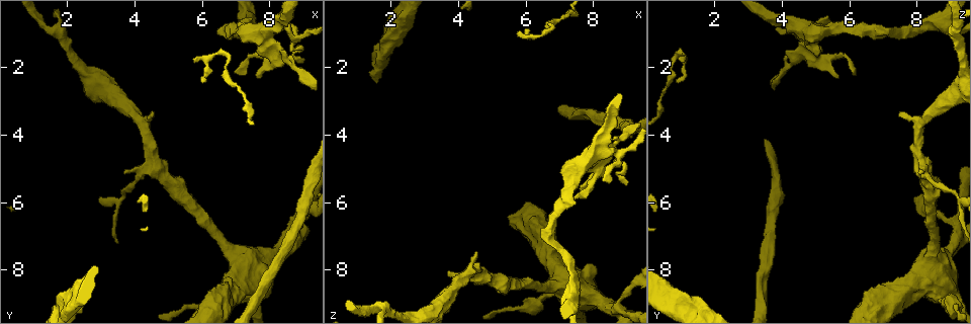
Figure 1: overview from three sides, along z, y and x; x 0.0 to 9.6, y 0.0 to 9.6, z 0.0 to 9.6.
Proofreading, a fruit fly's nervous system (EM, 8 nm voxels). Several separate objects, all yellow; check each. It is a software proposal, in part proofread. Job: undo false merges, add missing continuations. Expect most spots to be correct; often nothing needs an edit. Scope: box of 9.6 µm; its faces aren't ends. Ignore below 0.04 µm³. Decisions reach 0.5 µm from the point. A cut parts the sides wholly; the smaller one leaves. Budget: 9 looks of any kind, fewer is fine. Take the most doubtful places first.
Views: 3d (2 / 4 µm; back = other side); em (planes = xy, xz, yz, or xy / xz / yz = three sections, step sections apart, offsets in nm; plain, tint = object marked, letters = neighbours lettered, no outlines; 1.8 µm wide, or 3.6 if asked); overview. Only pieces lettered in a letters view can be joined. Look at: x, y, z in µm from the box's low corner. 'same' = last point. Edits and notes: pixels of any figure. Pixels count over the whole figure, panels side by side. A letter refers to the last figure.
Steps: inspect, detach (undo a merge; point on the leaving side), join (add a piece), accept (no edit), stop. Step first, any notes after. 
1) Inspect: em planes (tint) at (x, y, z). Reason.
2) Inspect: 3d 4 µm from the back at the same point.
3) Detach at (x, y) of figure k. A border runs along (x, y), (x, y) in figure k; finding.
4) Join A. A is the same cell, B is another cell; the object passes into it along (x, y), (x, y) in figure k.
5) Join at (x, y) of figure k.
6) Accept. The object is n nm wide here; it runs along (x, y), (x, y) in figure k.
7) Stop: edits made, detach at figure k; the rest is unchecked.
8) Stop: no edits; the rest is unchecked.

Inspect: 3d 4 µm at (8.55, 0.90, 4.50).

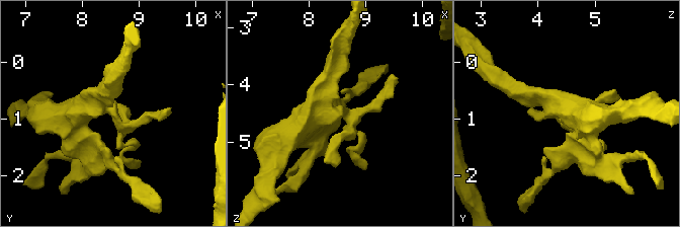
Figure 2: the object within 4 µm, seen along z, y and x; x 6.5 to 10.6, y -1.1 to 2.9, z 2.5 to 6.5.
Inspect: em 3.6 µm yz step 4 (tint) at (8.50, 0.80, 4.45). Shape alone is not enough.

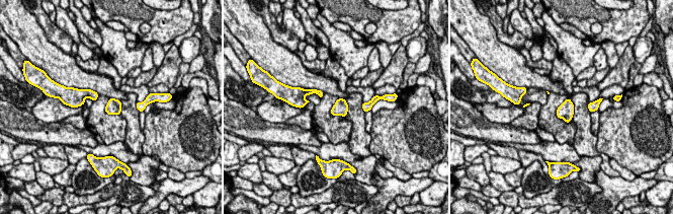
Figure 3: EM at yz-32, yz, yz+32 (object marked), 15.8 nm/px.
Inspect: em 3.6 µm planes (letters) at the same point.

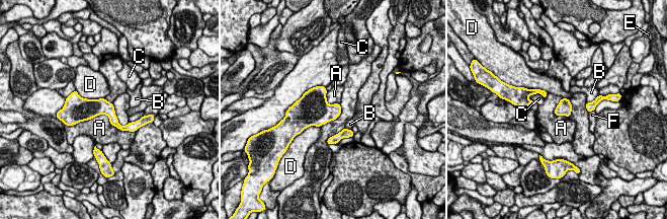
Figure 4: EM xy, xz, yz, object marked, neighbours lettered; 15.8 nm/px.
Accept. The object is 240 nm wide here; A, B, C, D, E and F are other cells; a border runs along (75, 124), (105, 115), (133, 132) in figure 4; continuous, no second neuron.

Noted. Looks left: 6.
Inspect: 3d 4 µm at (8.80, 6.55, 9.00). Sudden change in width.

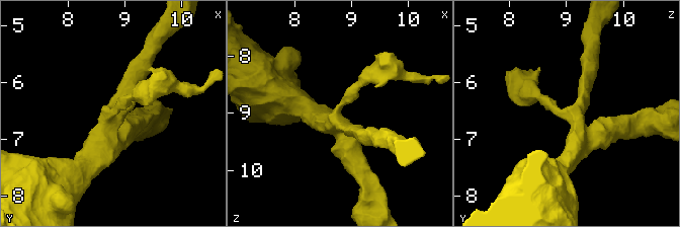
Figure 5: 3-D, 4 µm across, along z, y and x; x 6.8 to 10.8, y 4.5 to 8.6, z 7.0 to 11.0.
Inspect: em 3.6 µm planes (letters) at (8.75, 6.50, 9.05). 3 arms meet here; the arms are 190, 220, 320 nm wide; shape alone is not enough.

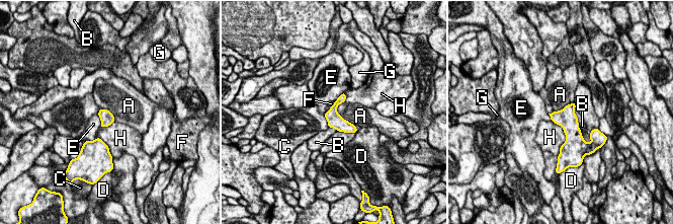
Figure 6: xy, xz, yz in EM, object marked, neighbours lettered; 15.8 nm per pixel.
Accept. A, B, C, D, E, F, G and H are other cells; a border runs along (340, 102), (337, 112), (355, 125) in figure 6; continuous, no second neuron.

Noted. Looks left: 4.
Inspect: 3d 4 µm at (2.15, 9.00, 0.70).

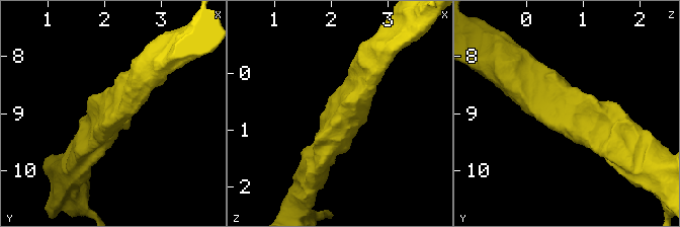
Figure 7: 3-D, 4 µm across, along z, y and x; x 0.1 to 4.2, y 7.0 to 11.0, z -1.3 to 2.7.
Inspect: em 3.6 µm planes (letters) at (2.10, 9.00, 0.75).

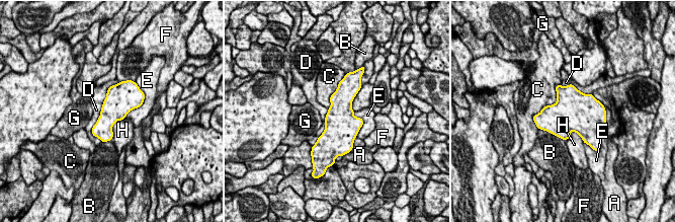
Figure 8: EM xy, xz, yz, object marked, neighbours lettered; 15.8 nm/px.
Accept. A, B, C, D, E, F, G and H are other cells; a border runs along (560, 84), (537, 128) in figure 8; continuous, no second neuron.

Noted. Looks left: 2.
Stop: no edits; the rest is unchecked.

